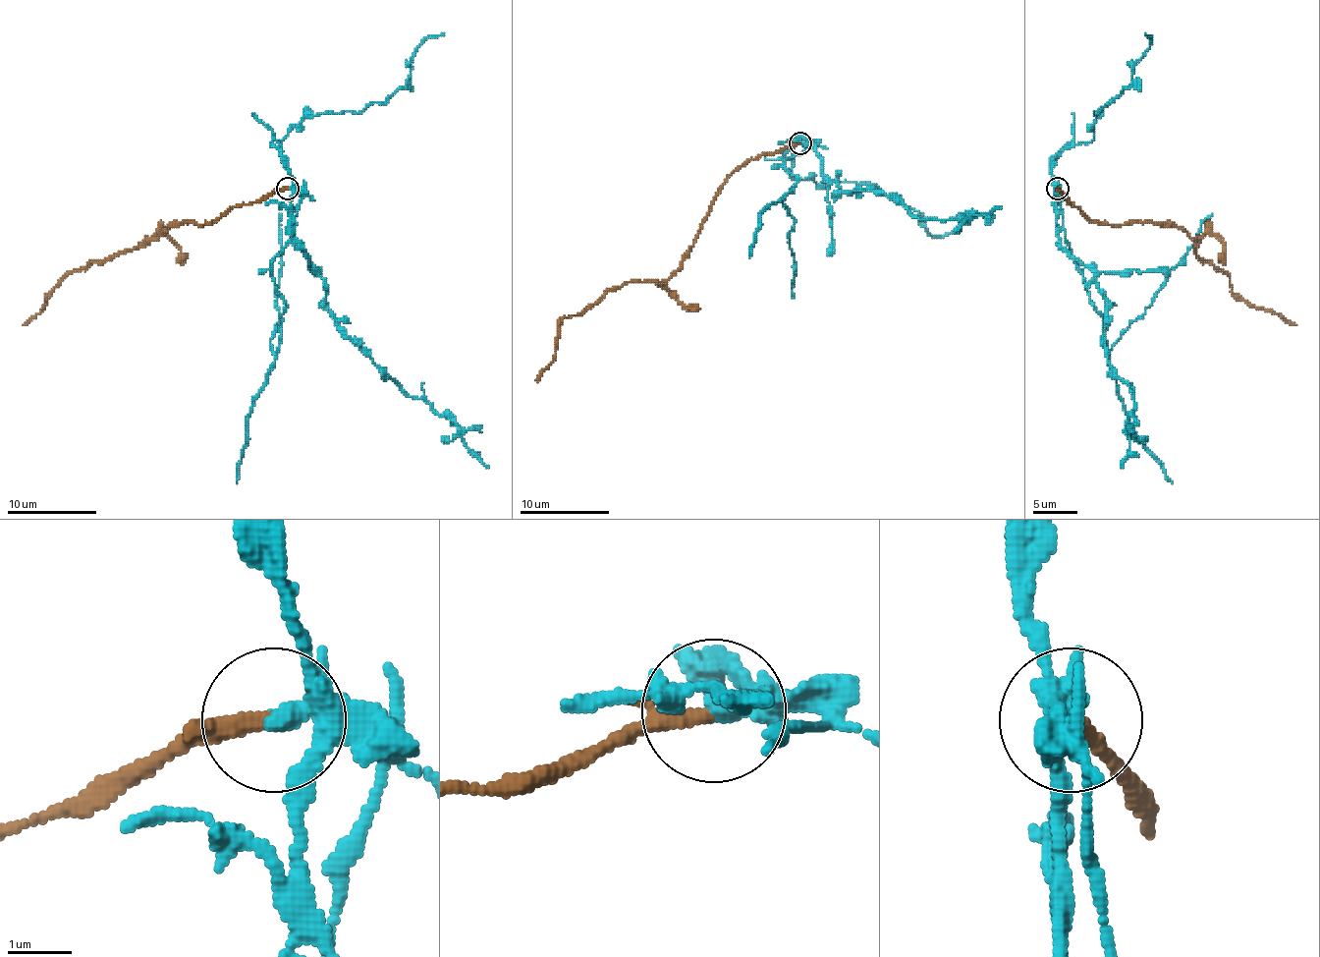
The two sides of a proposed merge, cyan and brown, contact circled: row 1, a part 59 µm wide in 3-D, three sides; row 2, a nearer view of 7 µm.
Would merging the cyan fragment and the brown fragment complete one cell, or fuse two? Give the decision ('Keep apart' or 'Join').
Keep apart

